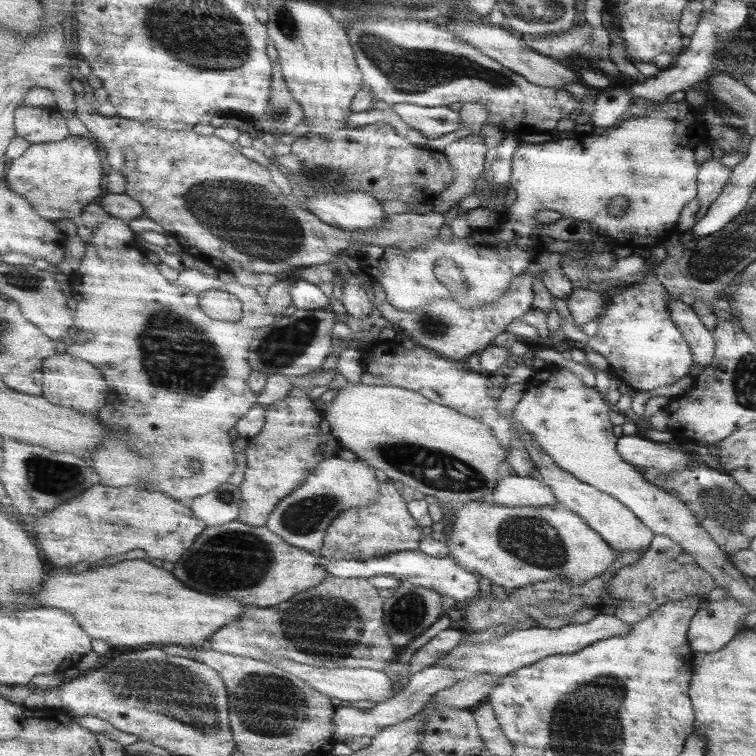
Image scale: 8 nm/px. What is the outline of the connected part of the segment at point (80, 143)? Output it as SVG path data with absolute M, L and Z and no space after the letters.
M69 136L59 142L33 144L7 168L7 184L27 198L43 218L59 222L61 218L83 216L85 208L103 194L105 168L99 152L101 146L91 136Z

